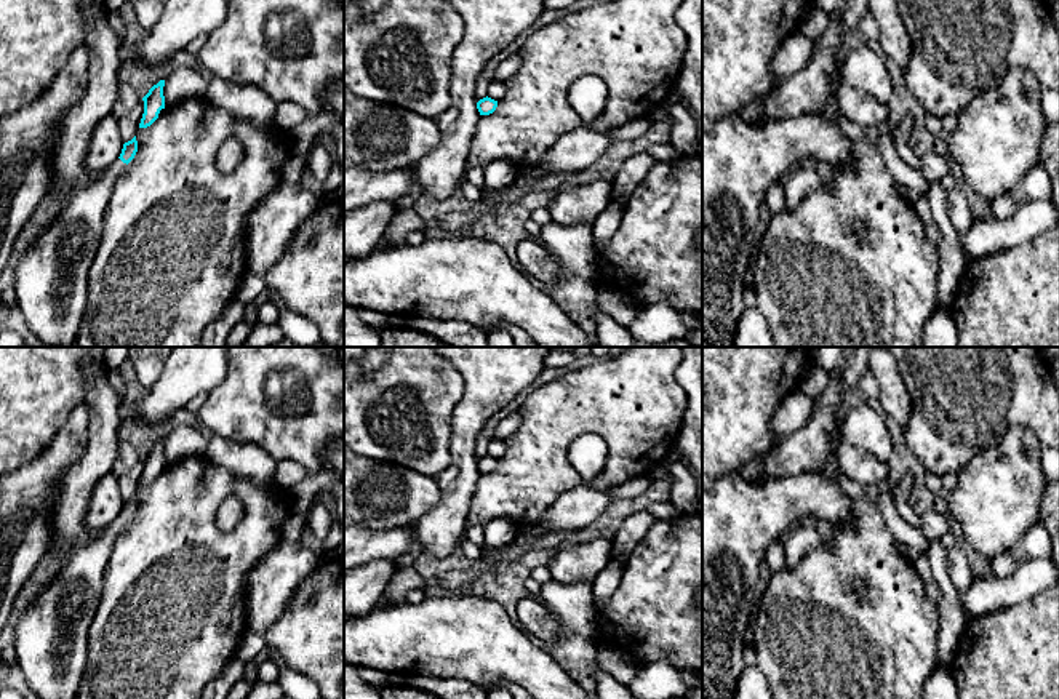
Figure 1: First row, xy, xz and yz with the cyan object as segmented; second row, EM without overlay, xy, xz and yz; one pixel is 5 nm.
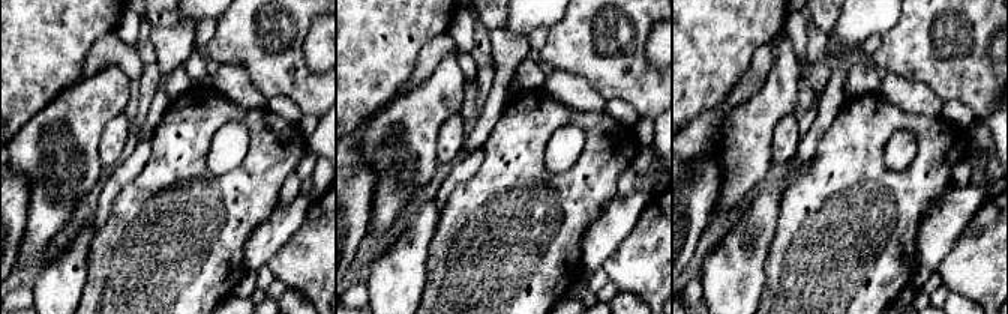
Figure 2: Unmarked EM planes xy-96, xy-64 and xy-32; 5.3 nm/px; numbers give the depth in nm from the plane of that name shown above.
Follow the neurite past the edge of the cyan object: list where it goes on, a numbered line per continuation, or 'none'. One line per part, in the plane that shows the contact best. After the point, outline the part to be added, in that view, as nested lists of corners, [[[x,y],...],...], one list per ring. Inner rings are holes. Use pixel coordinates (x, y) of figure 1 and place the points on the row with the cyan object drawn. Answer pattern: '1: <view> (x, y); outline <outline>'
1: xy (51, 279); outline [[[120,158],[102,174],[70,192],[61,213],[26,251],[16,266],[14,291],[30,333],[48,347],[72,347],[86,310],[88,270],[104,227],[104,214],[117,179],[126,163]]]

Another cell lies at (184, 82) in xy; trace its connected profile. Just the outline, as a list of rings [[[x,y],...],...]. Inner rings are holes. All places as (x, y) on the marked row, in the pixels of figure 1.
[[[178,67],[165,78],[165,107],[174,106],[189,98],[205,96],[208,86],[210,75],[202,69]]]

